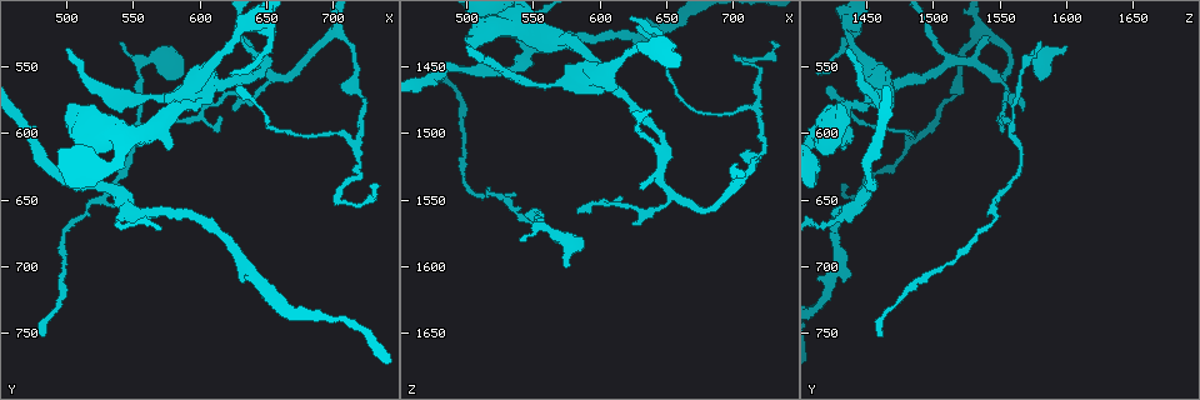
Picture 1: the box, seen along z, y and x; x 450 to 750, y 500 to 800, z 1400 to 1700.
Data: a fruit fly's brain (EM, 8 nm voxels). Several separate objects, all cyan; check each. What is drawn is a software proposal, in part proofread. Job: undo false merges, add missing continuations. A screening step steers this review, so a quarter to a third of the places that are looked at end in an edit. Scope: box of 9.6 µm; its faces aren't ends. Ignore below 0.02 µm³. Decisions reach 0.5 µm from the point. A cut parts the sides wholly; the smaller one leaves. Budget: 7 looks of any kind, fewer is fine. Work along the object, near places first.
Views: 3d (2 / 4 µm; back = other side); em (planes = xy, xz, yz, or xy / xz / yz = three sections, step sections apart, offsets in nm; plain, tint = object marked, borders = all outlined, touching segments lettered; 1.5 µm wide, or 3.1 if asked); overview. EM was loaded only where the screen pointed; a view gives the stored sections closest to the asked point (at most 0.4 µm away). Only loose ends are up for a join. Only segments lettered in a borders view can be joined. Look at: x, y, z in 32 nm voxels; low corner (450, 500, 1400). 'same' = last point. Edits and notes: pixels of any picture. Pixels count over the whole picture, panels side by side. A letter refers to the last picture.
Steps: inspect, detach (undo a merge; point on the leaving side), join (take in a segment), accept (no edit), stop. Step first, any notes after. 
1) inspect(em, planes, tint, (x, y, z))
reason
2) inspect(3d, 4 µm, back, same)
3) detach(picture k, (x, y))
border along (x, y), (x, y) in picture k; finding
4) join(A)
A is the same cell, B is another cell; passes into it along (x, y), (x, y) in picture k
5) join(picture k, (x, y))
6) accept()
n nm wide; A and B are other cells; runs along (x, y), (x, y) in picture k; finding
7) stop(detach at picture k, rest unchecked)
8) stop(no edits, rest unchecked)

inspect(3d, 4 µm, (632, 526, 1538))

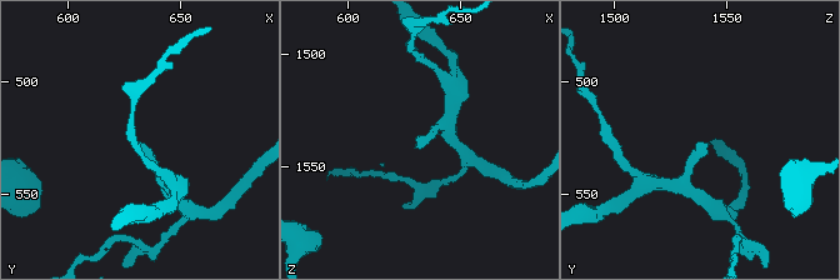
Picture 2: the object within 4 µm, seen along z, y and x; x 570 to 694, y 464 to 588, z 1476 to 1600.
inspect(em, yz, step 8, borders, (633, 525, 1538))
now the EM

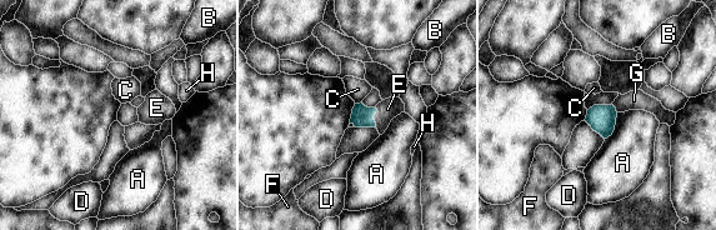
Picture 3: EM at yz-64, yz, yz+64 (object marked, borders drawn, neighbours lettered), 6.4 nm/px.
inspect(em, planes, borders, same)
cut it another way

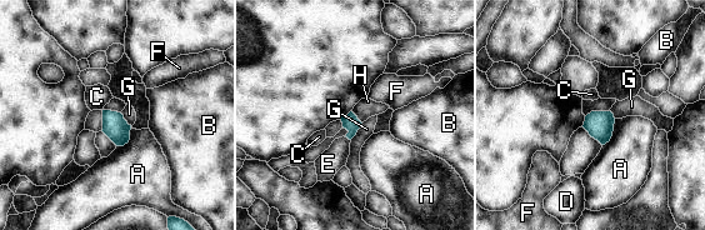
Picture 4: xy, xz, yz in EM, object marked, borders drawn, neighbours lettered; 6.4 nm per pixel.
join(E)
110 nm wide; E is the same cell, A, B, C, D, F, G and H are other cells; passes into it along (350, 121), (348, 138), (330, 161) in picture 4; the neuron continues

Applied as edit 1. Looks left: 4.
inspect(overview)

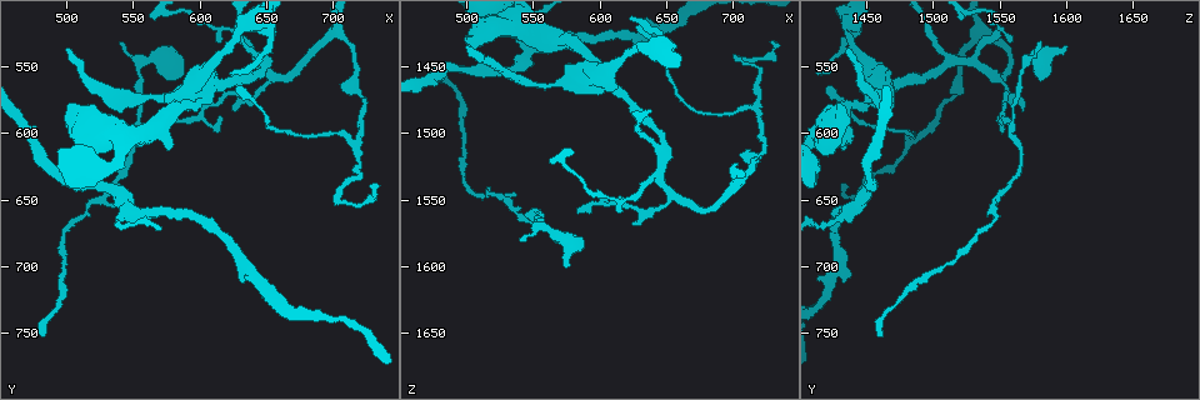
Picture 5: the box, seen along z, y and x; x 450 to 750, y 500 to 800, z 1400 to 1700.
inspect(3d, 2 µm, (574, 534, 1600))
free end

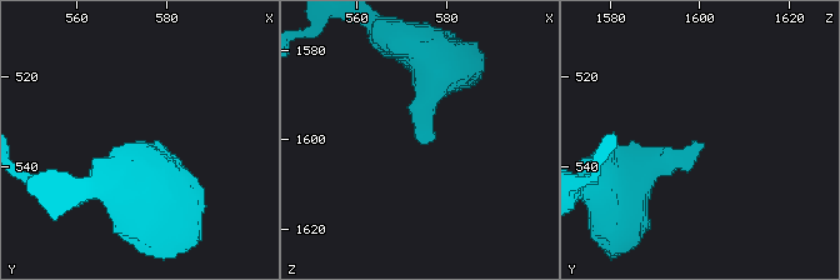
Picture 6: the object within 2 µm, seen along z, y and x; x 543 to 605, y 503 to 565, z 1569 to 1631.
inspect(em, planes, borders, (576, 535, 1600))

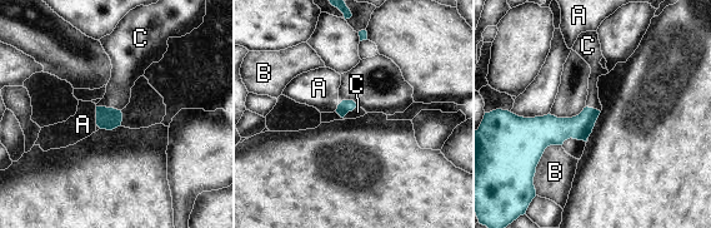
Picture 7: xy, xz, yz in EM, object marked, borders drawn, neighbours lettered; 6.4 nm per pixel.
join(C)
B touches over 260 nm; C is the same cell, A and B are other cells; it goes on there

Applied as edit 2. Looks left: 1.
stop(join at picture 4, join at picture 7, rest unchecked)

